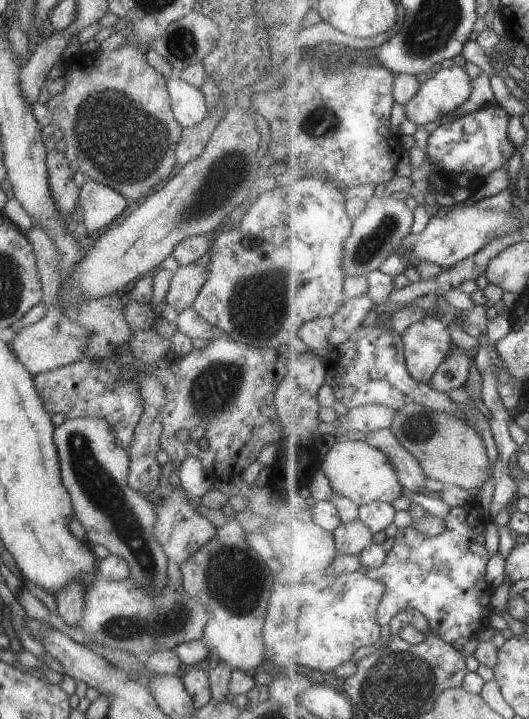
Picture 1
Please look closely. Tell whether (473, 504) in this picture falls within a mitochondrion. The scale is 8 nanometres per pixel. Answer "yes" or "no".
no

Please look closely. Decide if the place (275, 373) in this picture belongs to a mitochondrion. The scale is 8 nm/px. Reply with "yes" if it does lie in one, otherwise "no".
no

